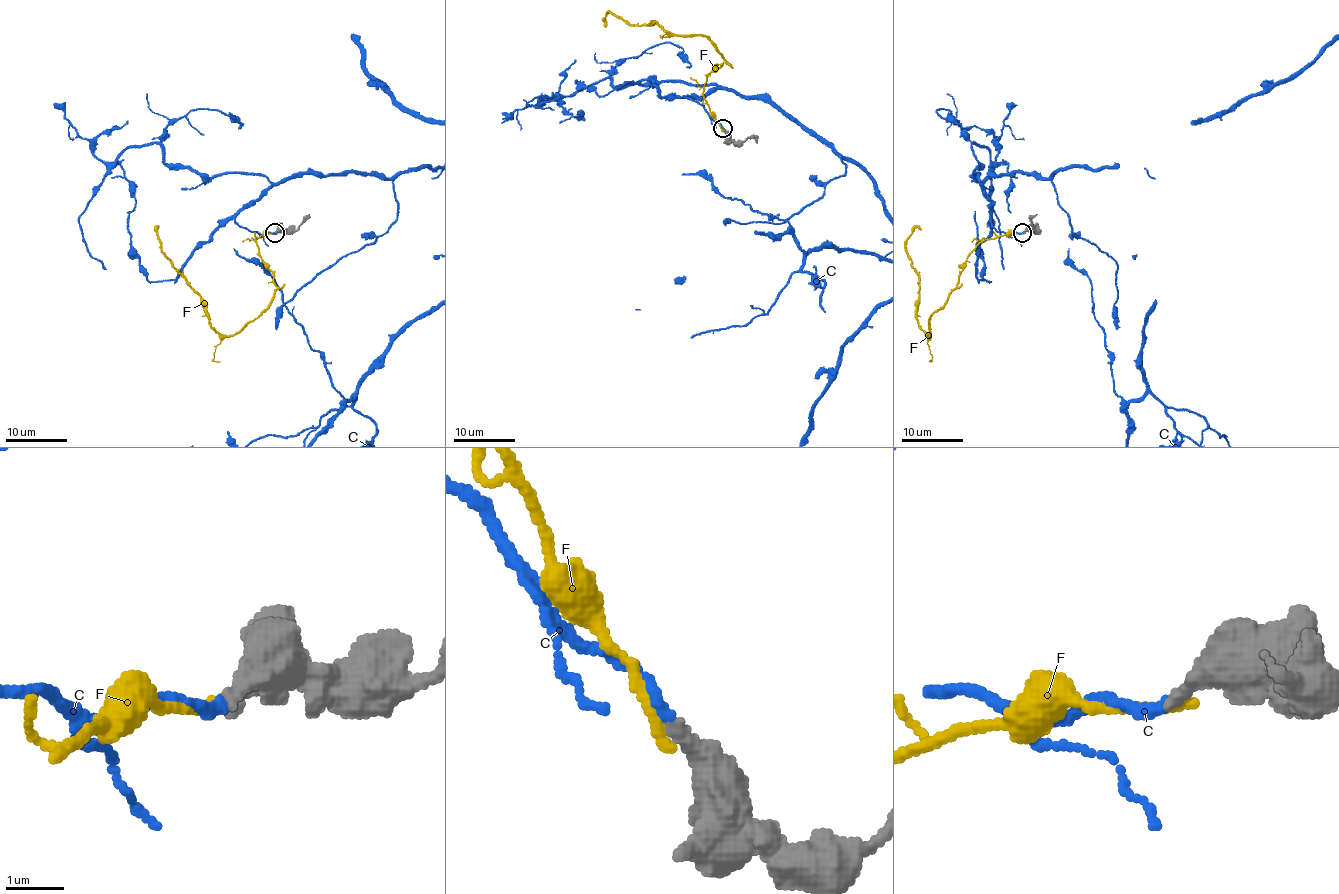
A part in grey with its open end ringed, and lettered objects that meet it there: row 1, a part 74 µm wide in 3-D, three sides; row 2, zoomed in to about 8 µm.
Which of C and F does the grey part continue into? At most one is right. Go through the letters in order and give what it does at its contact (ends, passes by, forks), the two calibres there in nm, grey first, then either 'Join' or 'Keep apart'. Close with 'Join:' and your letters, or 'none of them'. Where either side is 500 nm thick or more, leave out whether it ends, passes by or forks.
C: It ends there. Thickness 320 nm (grey) against 200 nm. Join
F: It ends there. Thickness 300 nm (grey) against 200 nm. Keep apart
Join: C

